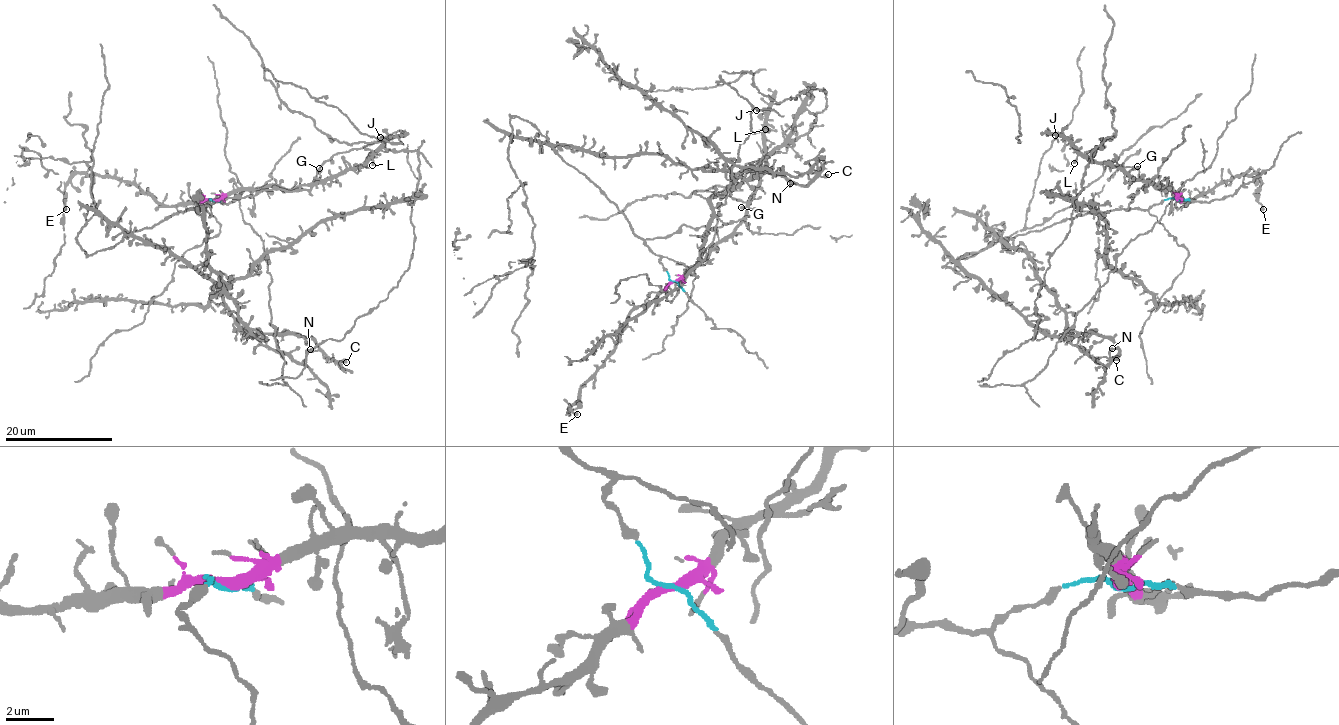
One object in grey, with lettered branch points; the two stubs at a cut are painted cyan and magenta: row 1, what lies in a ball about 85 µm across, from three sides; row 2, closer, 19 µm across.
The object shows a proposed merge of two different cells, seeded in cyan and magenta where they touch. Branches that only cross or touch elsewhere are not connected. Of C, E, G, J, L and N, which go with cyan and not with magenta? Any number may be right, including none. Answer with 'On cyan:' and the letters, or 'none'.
On cyan: C, N

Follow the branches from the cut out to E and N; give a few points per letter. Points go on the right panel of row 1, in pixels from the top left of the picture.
E: (1176, 200), (1187, 205), (1190, 200), (1235, 177), (1255, 173), (1260, 183), (1258, 203), (1263, 210)
N: (1176, 200), (1078, 214), (1001, 242), (1035, 262), (1070, 333), (1103, 335), (1111, 347)

